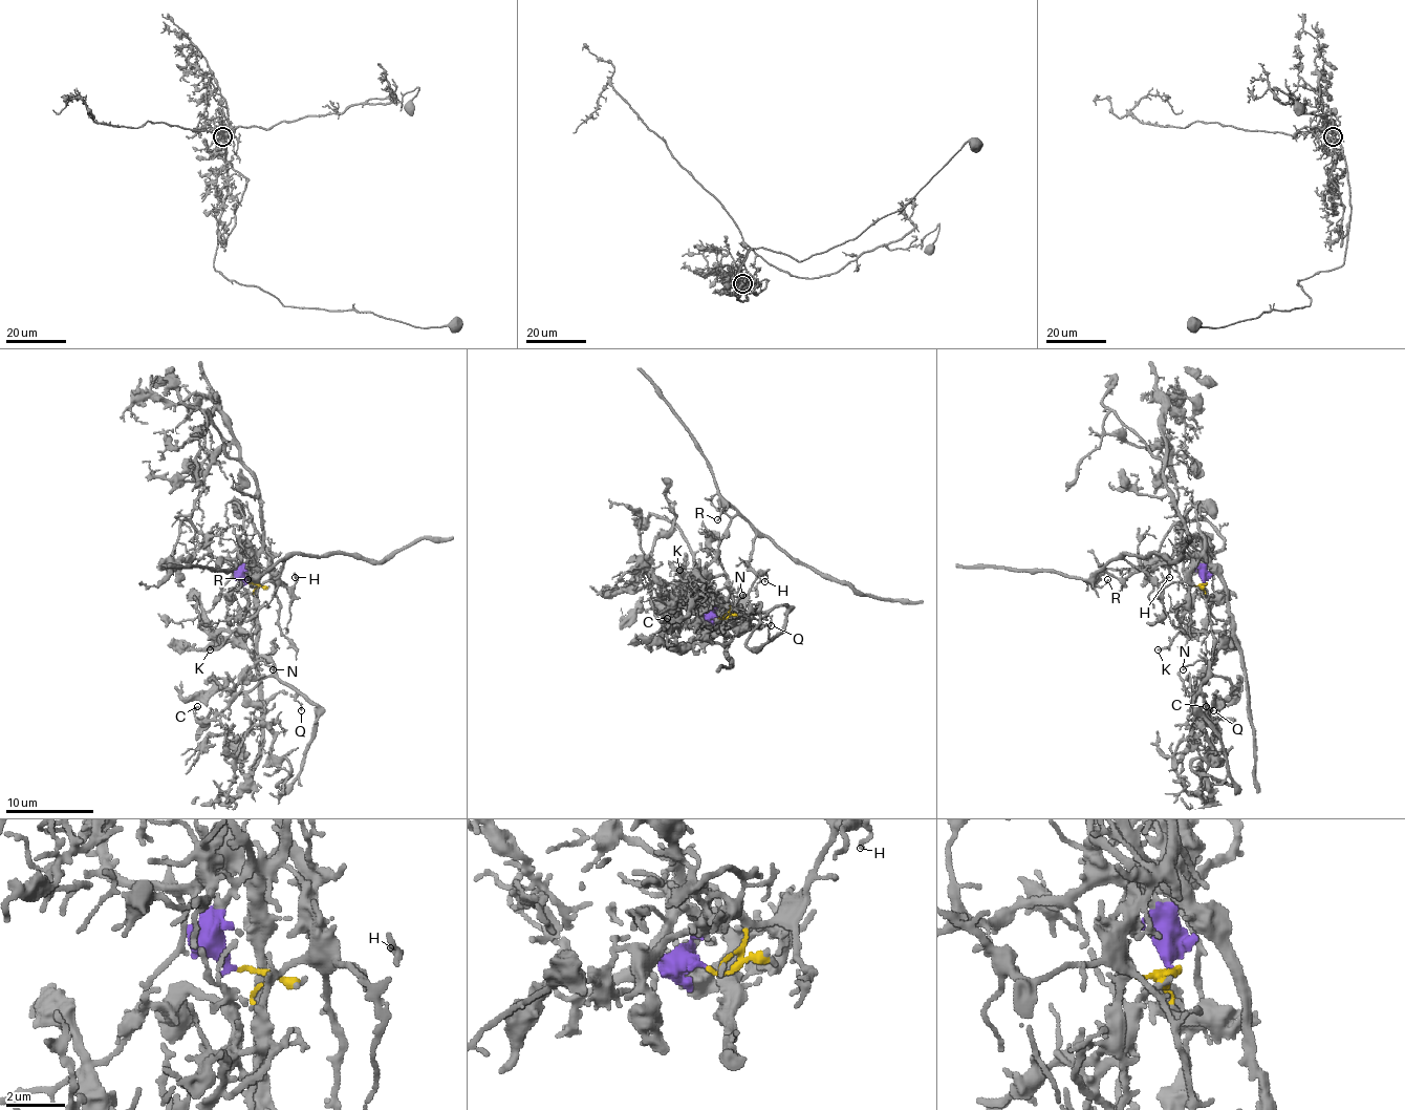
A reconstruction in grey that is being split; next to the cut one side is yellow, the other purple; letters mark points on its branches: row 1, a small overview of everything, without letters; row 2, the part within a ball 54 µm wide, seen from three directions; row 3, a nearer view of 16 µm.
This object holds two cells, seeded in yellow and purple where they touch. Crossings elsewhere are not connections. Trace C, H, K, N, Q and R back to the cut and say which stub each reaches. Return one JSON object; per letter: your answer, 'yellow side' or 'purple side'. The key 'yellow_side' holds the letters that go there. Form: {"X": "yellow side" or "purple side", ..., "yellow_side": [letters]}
{"C": "purple side", "H": "yellow side", "K": "purple side", "N": "purple side", "Q": "purple side", "R": "yellow side", "yellow_side": ["H", "R"]}

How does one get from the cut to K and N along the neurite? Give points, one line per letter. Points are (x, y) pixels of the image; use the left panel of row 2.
K: (246, 581), (244, 562), (253, 553), (258, 628), (242, 637), (238, 633), (242, 633), (233, 631), (209, 650)
N: (246, 581), (244, 562), (253, 553), (258, 628), (246, 639), (246, 648), (255, 659), (262, 659), (273, 670)

